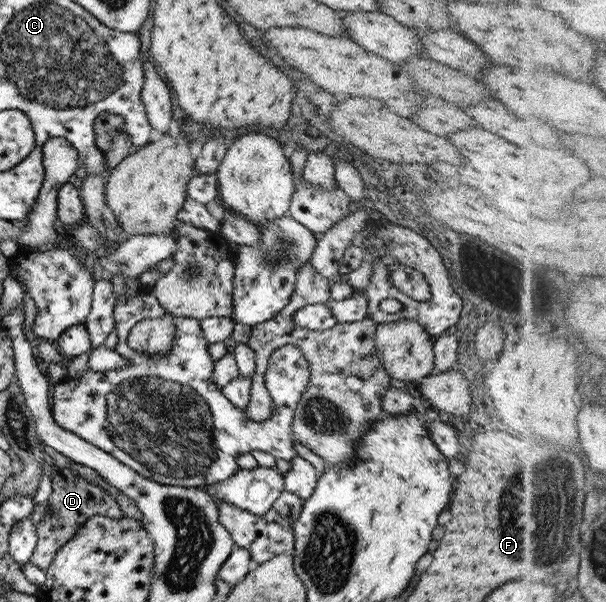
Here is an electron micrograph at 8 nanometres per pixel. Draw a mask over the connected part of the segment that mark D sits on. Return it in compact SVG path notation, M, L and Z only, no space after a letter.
M53 465L50 471L51 493L46 503L50 507L51 515L40 517L36 522L36 544L28 559L35 567L44 570L54 558L56 551L71 539L77 528L93 515L103 515L111 519L123 517L118 503L100 487L89 483L79 474L65 468Z

